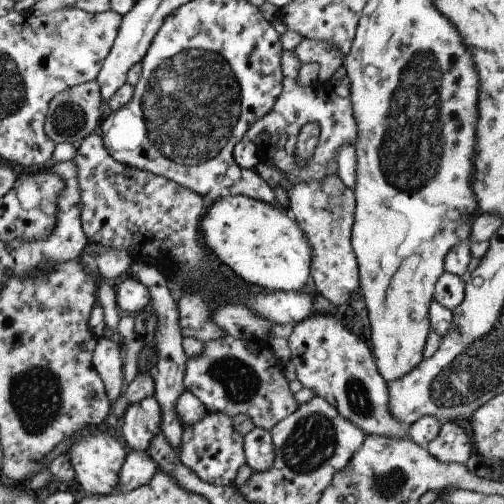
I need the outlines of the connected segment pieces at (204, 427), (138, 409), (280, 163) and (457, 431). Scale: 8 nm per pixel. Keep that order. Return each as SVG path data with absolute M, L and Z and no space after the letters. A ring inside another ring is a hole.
M206 413L196 424L183 428L179 458L198 478L213 485L227 487L235 482L238 471L247 462L243 451L245 436L234 429L232 417L222 413Z
M152 396L132 403L123 417L122 432L129 450L148 452L149 442L161 431L162 413L158 401Z
M283 51L281 69L283 72L283 87L270 112L257 120L246 131L245 138L256 145L259 159L262 163L274 163L291 183L302 183L314 180L324 180L334 173L337 174L337 152L342 145L355 142L358 138L357 124L350 99L342 98L335 93L332 83L320 80L311 85L302 86L297 80L301 62L293 51ZM306 123L318 123L319 139L309 161L299 165L295 155L295 144L301 126Z
M449 421L442 423L440 434L428 444L427 449L440 462L464 465L472 454L472 447L468 426Z

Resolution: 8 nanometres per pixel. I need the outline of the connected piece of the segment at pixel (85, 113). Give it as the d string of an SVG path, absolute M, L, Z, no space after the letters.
M88 81L59 92L50 101L44 130L48 138L56 145L65 143L72 146L74 142L80 142L90 134L99 131L100 123L106 119L106 115L107 112L97 81Z

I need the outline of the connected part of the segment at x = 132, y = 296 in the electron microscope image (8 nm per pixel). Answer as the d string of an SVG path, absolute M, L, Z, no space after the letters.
M127 275L114 284L120 309L126 312L140 312L150 308L151 294L144 283Z

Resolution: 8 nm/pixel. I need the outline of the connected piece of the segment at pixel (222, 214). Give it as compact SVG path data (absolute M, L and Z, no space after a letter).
M244 195L229 196L217 200L208 208L201 218L200 228L206 246L218 256L222 266L248 284L269 288L271 291L302 291L310 287L313 248L288 210L280 210Z

